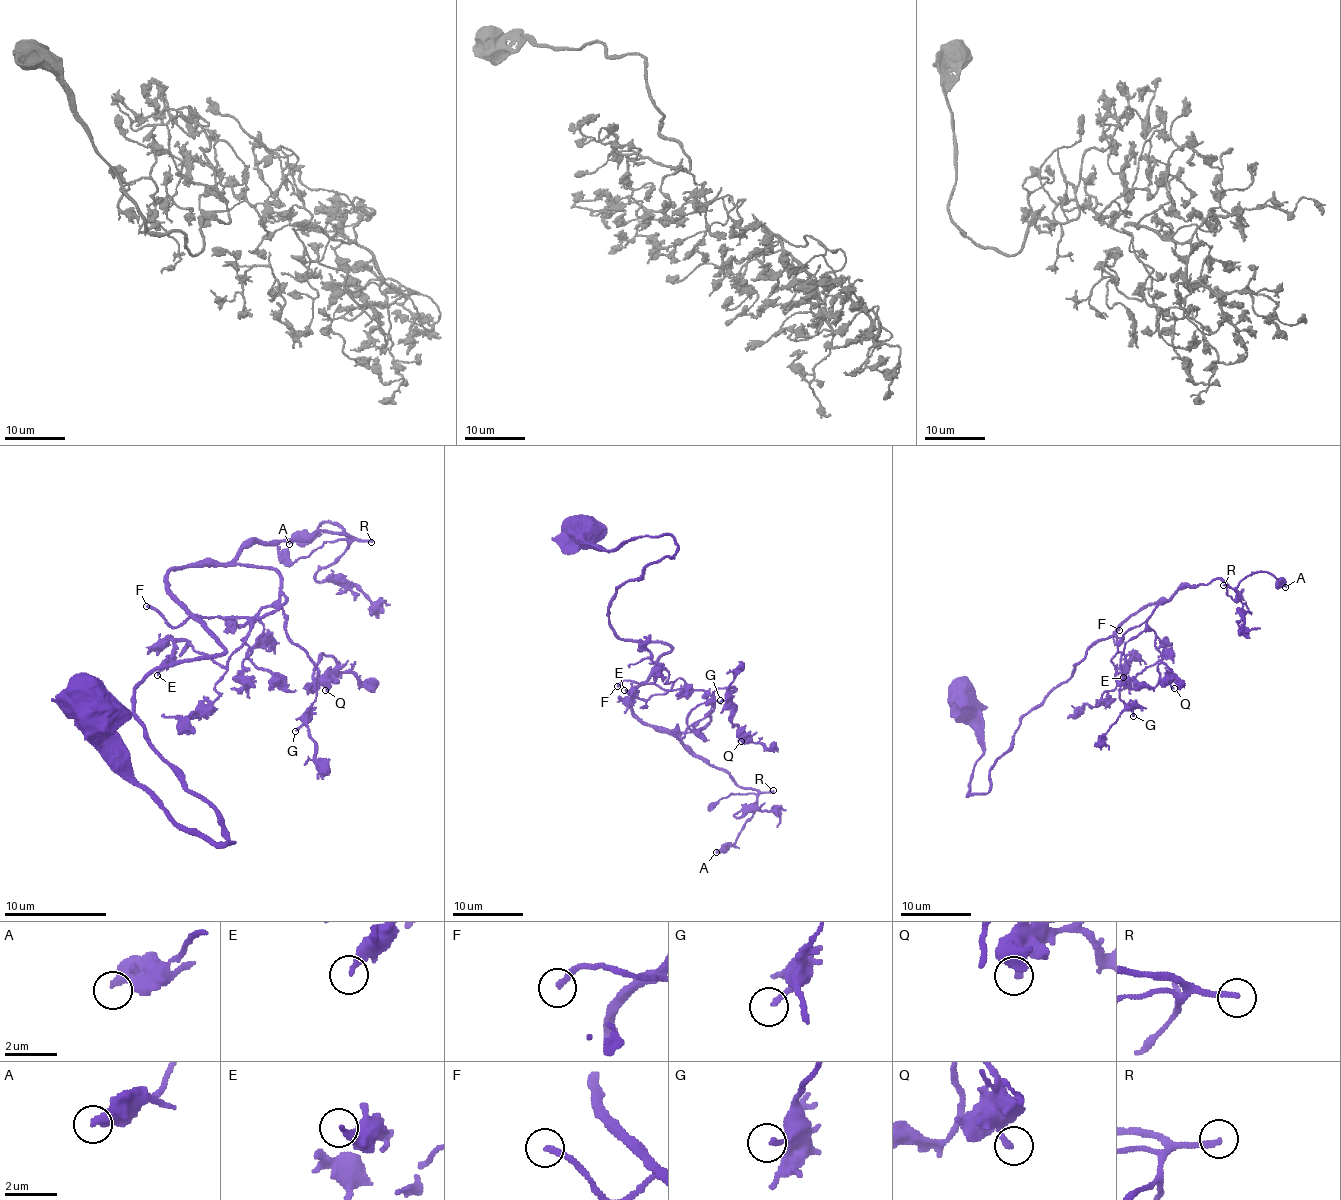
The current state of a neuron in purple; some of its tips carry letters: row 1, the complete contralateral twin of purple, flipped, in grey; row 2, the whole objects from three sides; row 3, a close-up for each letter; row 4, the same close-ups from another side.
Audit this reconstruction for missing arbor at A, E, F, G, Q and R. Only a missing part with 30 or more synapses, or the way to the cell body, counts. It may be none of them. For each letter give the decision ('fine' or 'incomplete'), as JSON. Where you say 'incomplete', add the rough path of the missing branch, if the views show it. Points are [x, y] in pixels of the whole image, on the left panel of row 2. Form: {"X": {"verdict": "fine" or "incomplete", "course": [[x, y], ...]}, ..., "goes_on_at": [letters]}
{"A": {"verdict": "fine"}, "E": {"verdict": "fine"}, "F": {"verdict": "incomplete", "course": [[146, 606], [139, 606], [116, 634], [80, 690], [88, 708], [98, 713], [126, 703], [113, 705]]}, "G": {"verdict": "fine"}, "Q": {"verdict": "fine"}, "R": {"verdict": "incomplete", "course": [[371, 542], [409, 562], [392, 583], [404, 590], [399, 601], [425, 641], [425, 662]]}, "goes_on_at": ["F", "R"]}

